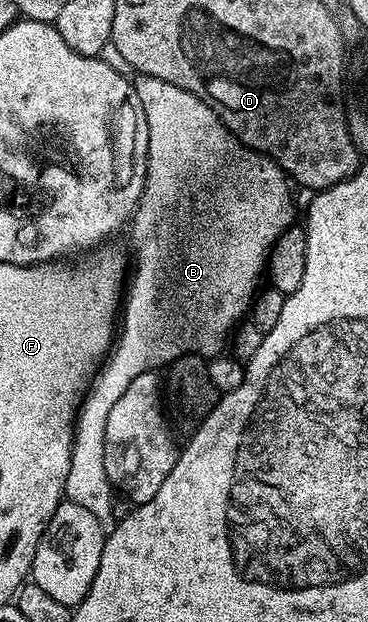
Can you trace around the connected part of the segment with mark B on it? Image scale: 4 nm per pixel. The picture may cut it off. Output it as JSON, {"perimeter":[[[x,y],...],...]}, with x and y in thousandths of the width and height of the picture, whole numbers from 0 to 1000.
{"perimeter":[[[378,121],[364,125],[361,135],[372,146],[372,159],[383,159],[383,178],[394,178],[394,198],[405,198],[399,286],[378,331],[367,336],[367,347],[351,357],[356,394],[367,399],[367,426],[361,420],[361,437],[353,441],[351,457],[340,465],[340,482],[329,490],[329,514],[318,523],[318,540],[302,556],[302,566],[291,569],[280,585],[258,598],[258,608],[250,609],[228,637],[226,650],[215,653],[215,667],[204,678],[204,711],[193,720],[193,756],[182,765],[182,791],[177,794],[179,804],[209,809],[209,815],[231,815],[231,822],[264,828],[264,834],[285,854],[310,850],[318,839],[351,834],[359,820],[359,814],[334,802],[323,802],[313,812],[310,802],[302,801],[307,788],[285,764],[285,680],[296,680],[296,661],[307,661],[307,648],[318,648],[318,641],[329,641],[332,632],[351,624],[351,616],[361,616],[361,609],[372,609],[372,603],[462,590],[489,574],[505,574],[516,568],[554,577],[592,569],[603,563],[595,559],[603,555],[609,559],[620,553],[641,524],[674,508],[682,486],[693,482],[693,473],[707,469],[704,445],[709,452],[726,431],[726,413],[736,408],[742,391],[753,391],[758,379],[804,354],[802,330],[791,325],[793,299],[785,296],[780,280],[736,254],[717,252],[696,240],[682,240],[658,227],[644,225],[617,209],[606,193],[554,162],[535,159],[535,153],[524,153],[470,133],[448,133],[448,127],[427,127],[424,124]]]}

